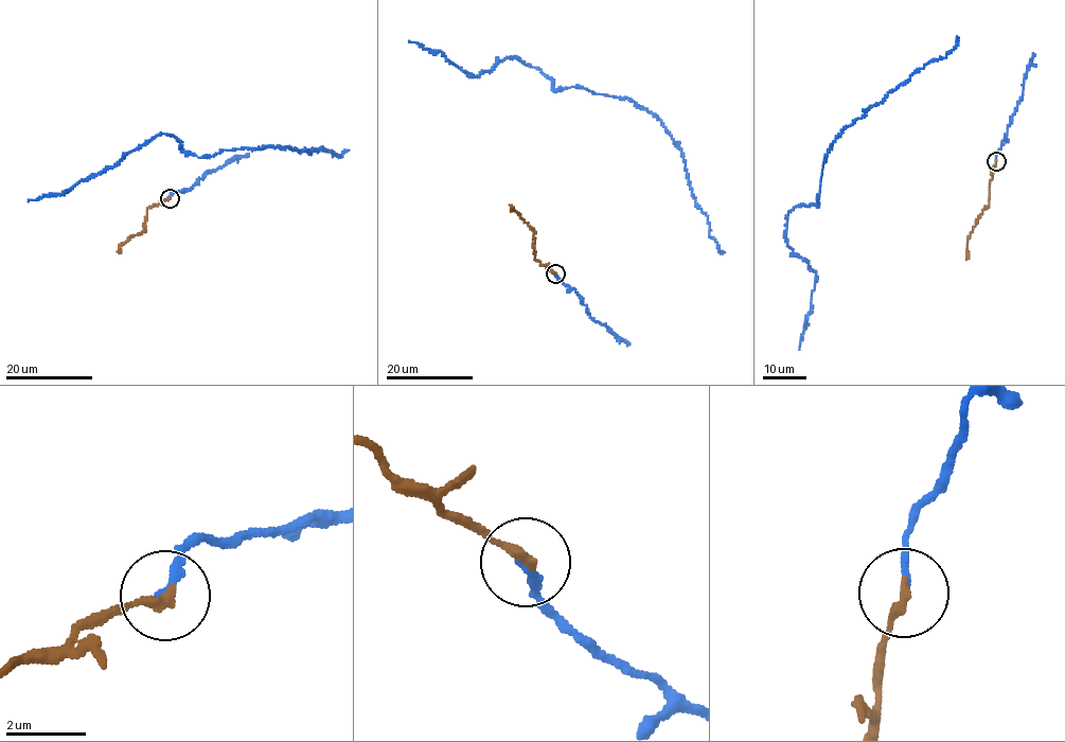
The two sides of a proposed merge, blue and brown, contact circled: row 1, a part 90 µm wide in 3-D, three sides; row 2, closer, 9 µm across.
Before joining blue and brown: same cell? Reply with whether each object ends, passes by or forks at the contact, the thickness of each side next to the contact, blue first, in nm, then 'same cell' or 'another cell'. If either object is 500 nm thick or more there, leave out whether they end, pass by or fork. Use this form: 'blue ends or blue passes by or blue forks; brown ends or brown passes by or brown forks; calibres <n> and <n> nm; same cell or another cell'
blue ends; brown ends; calibres 170 and 240 nm; same cell

